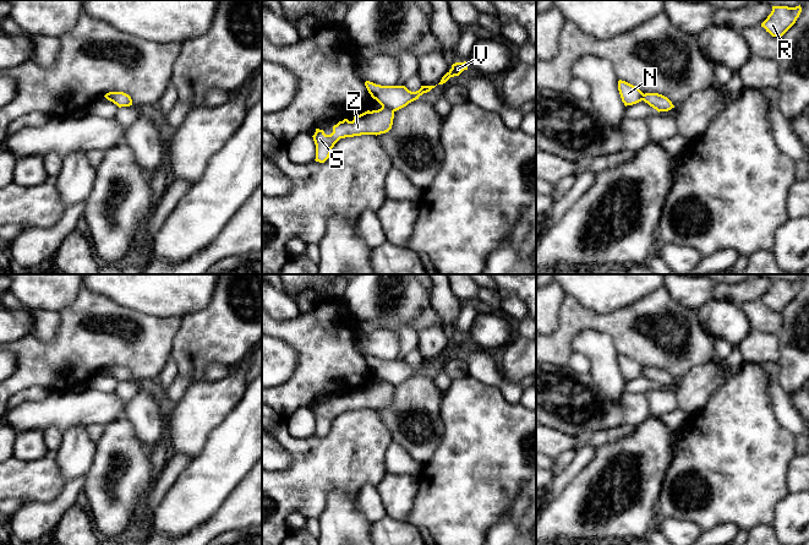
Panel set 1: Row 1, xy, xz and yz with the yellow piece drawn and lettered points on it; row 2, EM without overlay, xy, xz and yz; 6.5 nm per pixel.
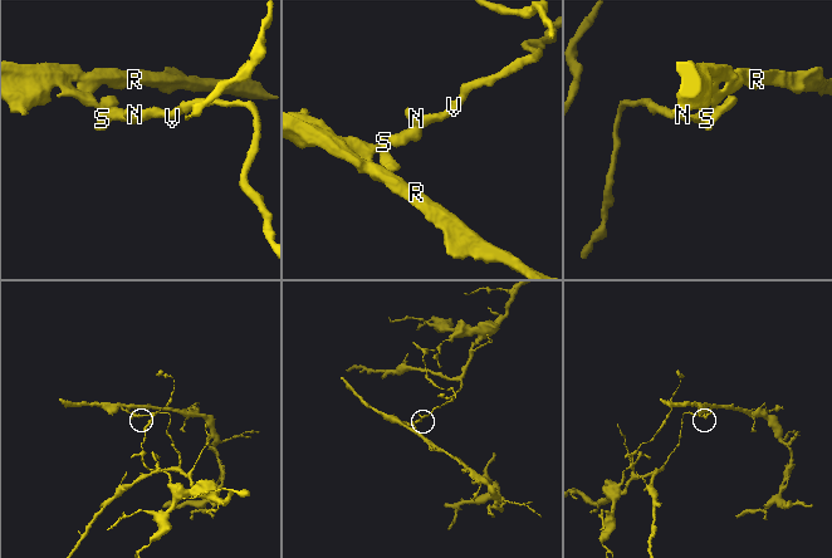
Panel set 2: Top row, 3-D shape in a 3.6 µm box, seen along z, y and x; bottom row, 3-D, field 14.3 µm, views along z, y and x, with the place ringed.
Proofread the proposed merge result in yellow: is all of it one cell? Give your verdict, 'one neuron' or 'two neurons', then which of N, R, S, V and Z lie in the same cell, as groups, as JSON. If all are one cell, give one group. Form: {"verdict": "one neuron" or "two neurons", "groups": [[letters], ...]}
{"verdict": "two neurons", "groups": [["N", "V"], ["R", "S", "Z"]]}

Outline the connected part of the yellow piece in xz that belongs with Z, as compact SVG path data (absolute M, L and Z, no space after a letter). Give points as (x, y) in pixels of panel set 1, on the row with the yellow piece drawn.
M382 107L378 110L367 110L360 115L355 115L352 121L344 119L333 126L333 132L326 135L323 130L316 129L313 137L316 145L316 162L324 163L334 145L345 137L361 135L381 135L392 129L394 111Z

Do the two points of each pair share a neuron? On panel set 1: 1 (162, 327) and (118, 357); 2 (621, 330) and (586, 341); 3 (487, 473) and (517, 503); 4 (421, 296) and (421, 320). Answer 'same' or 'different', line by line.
1: same
2: different
3: different
4: same

